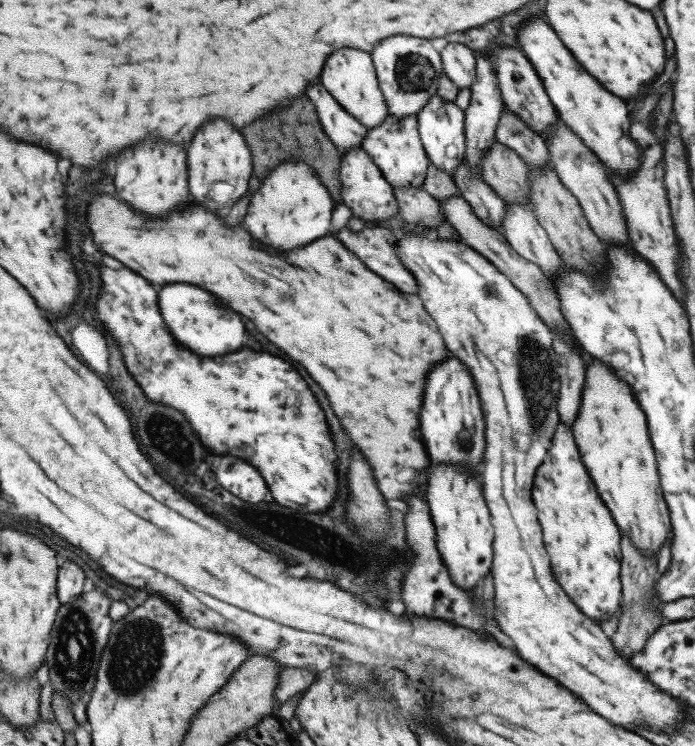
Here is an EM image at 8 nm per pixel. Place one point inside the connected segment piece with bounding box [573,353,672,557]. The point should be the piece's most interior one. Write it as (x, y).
(610, 430)

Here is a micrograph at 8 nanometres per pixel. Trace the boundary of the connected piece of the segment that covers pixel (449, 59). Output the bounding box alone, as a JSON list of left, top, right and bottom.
[441,42,477,89]

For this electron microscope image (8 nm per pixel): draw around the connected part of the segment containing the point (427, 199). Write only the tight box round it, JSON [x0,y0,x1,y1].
[394,187,447,228]

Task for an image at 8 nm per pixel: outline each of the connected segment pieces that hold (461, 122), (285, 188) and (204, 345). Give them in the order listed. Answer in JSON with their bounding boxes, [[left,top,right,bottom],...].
[[417,93,467,179],[245,161,338,250],[161,286,247,356]]

